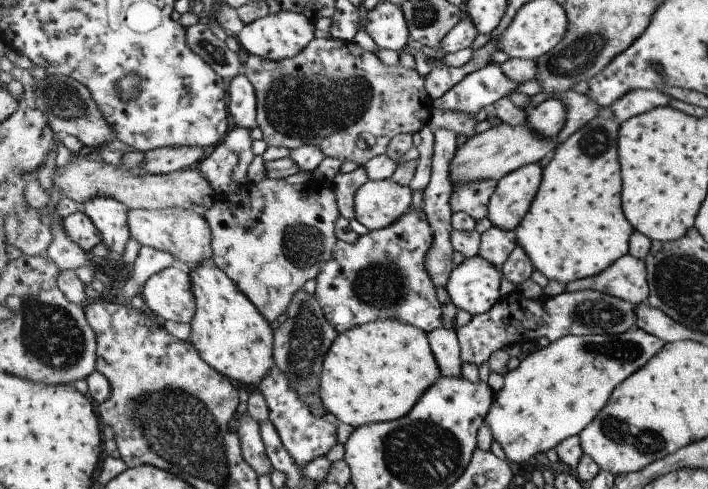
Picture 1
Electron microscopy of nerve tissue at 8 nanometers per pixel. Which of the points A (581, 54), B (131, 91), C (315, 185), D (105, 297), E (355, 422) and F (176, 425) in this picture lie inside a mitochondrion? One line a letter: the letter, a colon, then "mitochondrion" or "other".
A: mitochondrion
B: mitochondrion
C: other
D: other
E: other
F: mitochondrion

